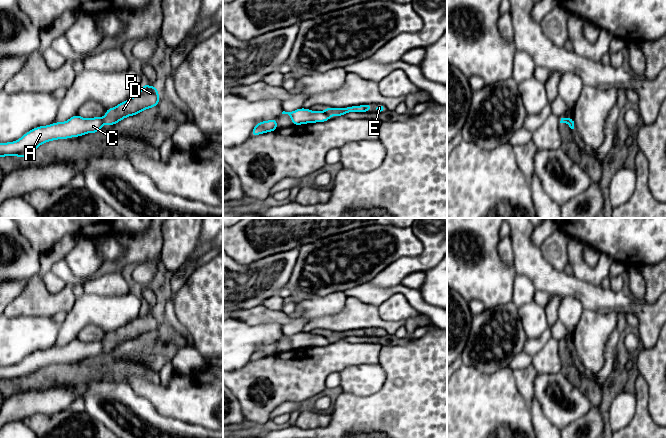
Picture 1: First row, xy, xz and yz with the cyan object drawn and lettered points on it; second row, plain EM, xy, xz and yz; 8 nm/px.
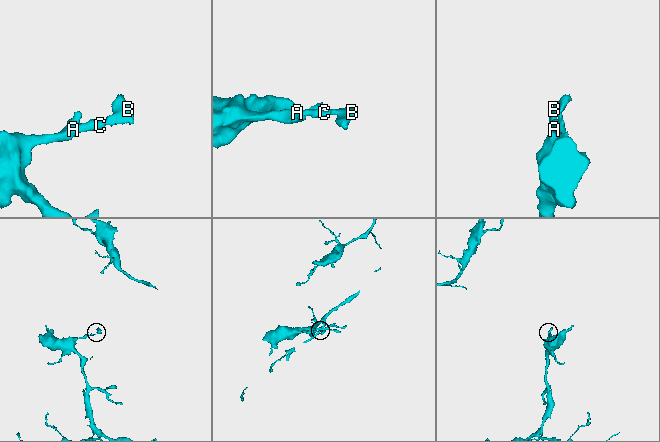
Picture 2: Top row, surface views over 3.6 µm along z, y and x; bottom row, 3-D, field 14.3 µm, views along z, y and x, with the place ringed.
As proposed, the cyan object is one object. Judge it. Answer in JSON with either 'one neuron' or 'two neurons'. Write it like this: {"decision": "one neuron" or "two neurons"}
{"decision": "two neurons"}

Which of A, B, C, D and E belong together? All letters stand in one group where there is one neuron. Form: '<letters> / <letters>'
A C / B D E

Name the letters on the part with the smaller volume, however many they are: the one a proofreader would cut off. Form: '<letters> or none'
B, D, E

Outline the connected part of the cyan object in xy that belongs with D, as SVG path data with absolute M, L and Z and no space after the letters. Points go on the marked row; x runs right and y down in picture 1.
M144 83L139 93L128 100L107 109L105 112L104 125L115 125L119 121L129 116L134 116L140 112L158 105L160 100L157 86L149 86Z

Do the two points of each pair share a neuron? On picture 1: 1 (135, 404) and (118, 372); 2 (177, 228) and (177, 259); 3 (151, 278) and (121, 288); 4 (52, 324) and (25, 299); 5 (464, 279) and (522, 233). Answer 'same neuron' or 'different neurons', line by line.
1: different neurons
2: same neuron
3: different neurons
4: different neurons
5: same neuron

